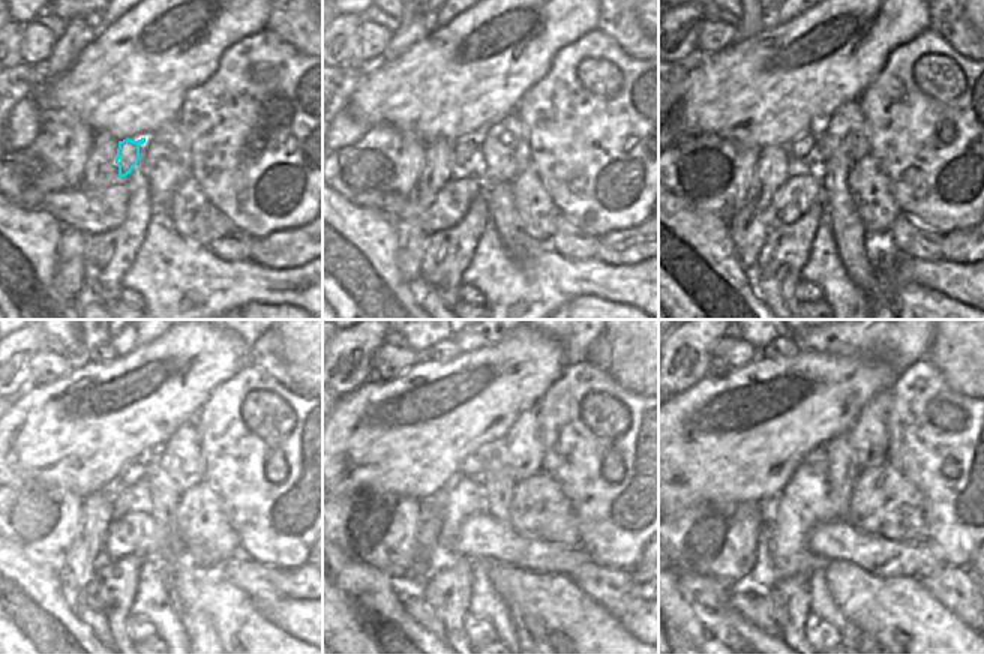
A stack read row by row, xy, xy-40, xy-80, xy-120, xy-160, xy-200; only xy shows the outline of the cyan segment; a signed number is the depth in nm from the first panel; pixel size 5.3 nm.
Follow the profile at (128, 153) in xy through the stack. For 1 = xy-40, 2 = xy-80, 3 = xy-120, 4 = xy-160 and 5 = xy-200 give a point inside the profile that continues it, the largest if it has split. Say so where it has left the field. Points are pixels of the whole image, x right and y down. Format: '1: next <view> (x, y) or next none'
1: next xy-40 (464, 149)
2: next xy-80 (800, 149)
3: next xy-120 (135, 471)
4: next xy-160 (471, 465)
5: next xy-200 (821, 453)

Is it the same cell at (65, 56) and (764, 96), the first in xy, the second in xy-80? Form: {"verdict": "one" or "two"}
{"verdict": "two"}

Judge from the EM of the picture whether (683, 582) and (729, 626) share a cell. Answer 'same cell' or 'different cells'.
same cell

